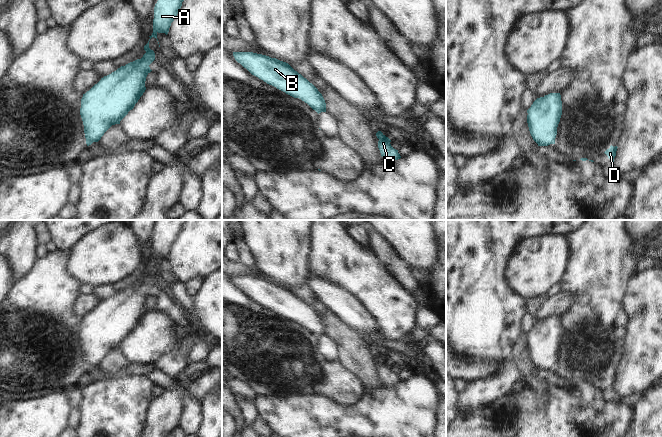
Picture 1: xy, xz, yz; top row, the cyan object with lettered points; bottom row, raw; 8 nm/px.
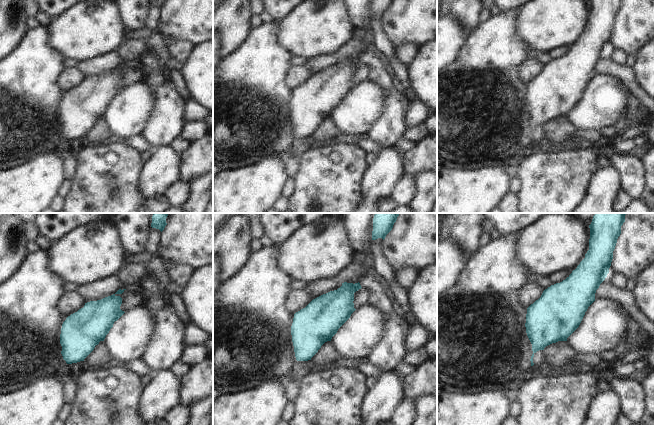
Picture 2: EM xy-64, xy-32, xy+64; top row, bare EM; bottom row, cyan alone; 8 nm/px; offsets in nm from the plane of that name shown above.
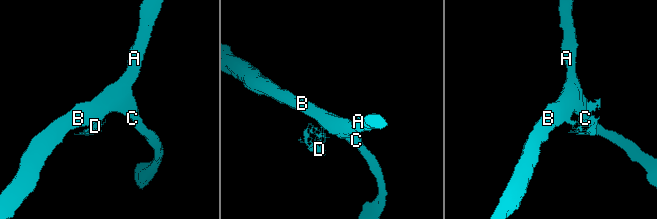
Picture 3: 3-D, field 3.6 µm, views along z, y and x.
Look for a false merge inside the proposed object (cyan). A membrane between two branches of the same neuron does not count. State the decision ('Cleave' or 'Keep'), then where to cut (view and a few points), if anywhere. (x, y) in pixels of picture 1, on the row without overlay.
Cleave. Split along xy (86, 362), (92, 366)

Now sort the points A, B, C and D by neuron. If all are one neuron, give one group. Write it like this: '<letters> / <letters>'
A B C / D

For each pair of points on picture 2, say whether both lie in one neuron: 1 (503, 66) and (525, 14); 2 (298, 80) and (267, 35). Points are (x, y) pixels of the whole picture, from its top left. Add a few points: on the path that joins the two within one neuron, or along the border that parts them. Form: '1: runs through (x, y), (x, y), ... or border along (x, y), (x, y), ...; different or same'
1: border along (517, 11), (516, 34), (530, 50); different
2: border along (291, 67), (287, 77), (287, 84), (293, 90); different

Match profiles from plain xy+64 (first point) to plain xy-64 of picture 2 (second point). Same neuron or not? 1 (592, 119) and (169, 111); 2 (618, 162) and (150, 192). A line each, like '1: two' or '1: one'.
1: two
2: two

